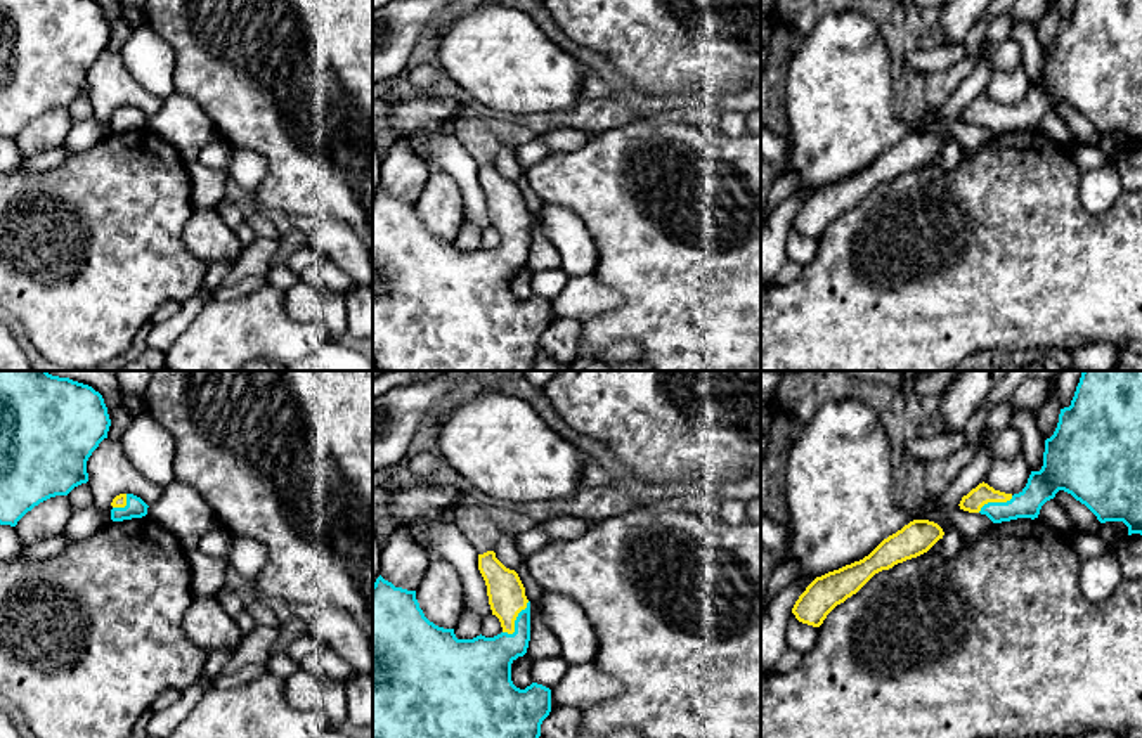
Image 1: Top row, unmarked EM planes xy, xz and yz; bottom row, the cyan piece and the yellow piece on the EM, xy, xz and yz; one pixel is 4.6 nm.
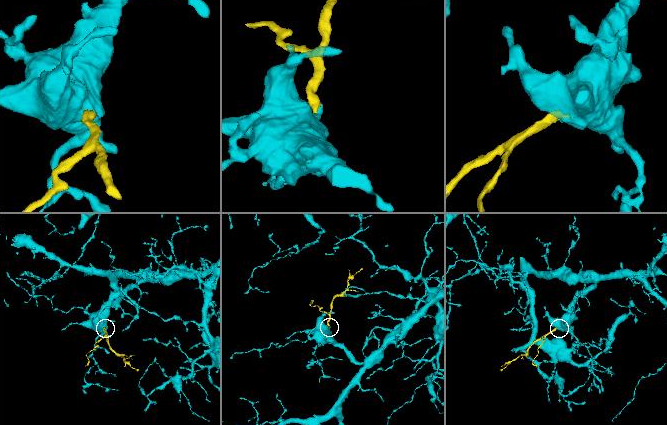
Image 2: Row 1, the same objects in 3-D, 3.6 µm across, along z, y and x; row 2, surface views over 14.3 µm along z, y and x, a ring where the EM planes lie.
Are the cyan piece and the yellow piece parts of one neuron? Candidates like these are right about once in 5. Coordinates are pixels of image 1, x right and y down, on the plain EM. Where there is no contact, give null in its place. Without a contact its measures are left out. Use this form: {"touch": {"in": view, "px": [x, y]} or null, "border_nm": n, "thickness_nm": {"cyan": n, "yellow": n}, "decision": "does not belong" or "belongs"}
{"touch": {"in": "xz", "px": [515, 234]}, "border_nm": 200, "thickness_nm": {"cyan": 260, "yellow": 180}, "decision": "belongs"}

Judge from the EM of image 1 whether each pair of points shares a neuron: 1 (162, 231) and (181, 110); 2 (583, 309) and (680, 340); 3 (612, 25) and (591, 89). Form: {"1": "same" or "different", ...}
{"1": "different", "2": "different", "3": "different"}

